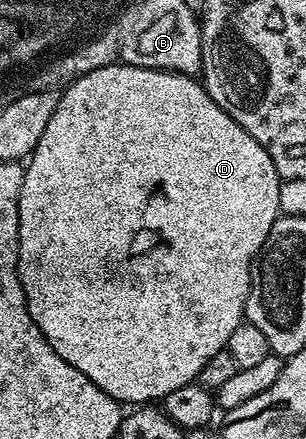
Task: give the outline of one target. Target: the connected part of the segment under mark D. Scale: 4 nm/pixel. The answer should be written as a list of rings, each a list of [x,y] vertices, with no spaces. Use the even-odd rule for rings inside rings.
[[[115,63],[100,67],[98,70],[84,75],[78,81],[67,84],[61,90],[56,111],[52,111],[52,119],[48,119],[48,127],[44,127],[44,135],[40,135],[40,143],[36,143],[34,152],[30,154],[25,162],[22,186],[20,187],[20,203],[18,204],[18,278],[26,296],[26,306],[36,323],[36,327],[40,327],[40,331],[44,335],[44,339],[48,339],[52,351],[56,351],[56,355],[60,355],[60,359],[64,359],[64,363],[76,367],[76,371],[80,371],[80,375],[88,375],[88,379],[92,379],[92,383],[96,383],[96,387],[100,387],[100,391],[104,391],[123,406],[142,407],[147,403],[161,402],[163,397],[167,397],[172,391],[176,391],[176,387],[184,387],[191,384],[197,378],[198,372],[204,367],[204,363],[208,363],[208,359],[212,359],[212,355],[216,355],[216,351],[225,349],[228,343],[228,335],[232,335],[232,331],[236,331],[236,327],[242,324],[246,311],[248,291],[250,290],[250,275],[254,268],[254,258],[258,256],[264,239],[268,239],[268,231],[272,231],[272,223],[280,216],[281,186],[282,181],[278,176],[276,167],[272,163],[272,159],[268,155],[268,151],[264,151],[264,147],[260,147],[260,143],[256,143],[256,139],[252,139],[252,135],[248,135],[248,131],[244,131],[244,127],[240,127],[240,123],[236,123],[236,119],[228,116],[210,98],[206,86],[202,84],[201,80],[186,77],[182,73],[169,73],[159,69],[145,69],[135,65]]]

